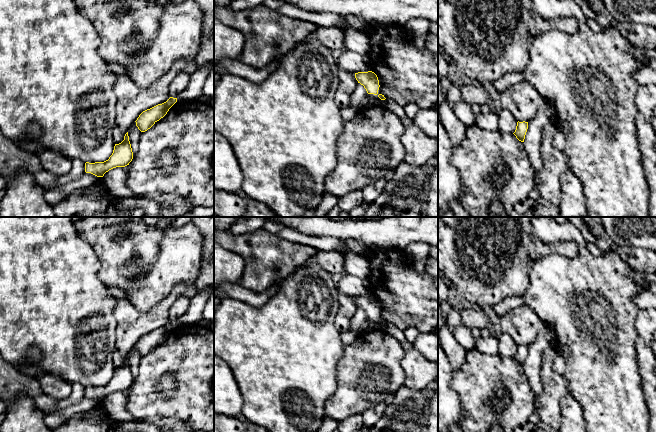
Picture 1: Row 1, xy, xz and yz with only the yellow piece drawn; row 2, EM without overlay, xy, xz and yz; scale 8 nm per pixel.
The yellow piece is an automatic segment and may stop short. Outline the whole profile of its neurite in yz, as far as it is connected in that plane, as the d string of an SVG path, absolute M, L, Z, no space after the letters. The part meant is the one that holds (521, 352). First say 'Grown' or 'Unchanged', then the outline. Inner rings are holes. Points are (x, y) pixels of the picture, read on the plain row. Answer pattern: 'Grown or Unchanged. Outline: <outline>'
Unchanged. Outline: M518 345L517 350L516 350L516 354L513 358L516 360L516 362L519 365L524 366L527 353L528 353L528 346L525 346L525 345L519 346Z

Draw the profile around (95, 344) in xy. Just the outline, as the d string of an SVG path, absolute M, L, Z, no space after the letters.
M0 217L0 354L9 364L20 370L26 365L36 365L40 372L53 374L64 381L83 386L104 386L109 383L114 374L113 347L114 330L116 326L113 310L117 298L113 297L108 286L100 280L98 273L100 260L92 247L77 232L70 217ZM36 347L41 351L41 360L32 363L27 359L28 349Z

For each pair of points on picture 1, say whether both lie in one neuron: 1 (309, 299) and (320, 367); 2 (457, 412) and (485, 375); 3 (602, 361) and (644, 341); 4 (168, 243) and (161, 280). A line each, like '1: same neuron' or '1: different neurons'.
1: same neuron
2: different neurons
3: different neurons
4: same neuron

